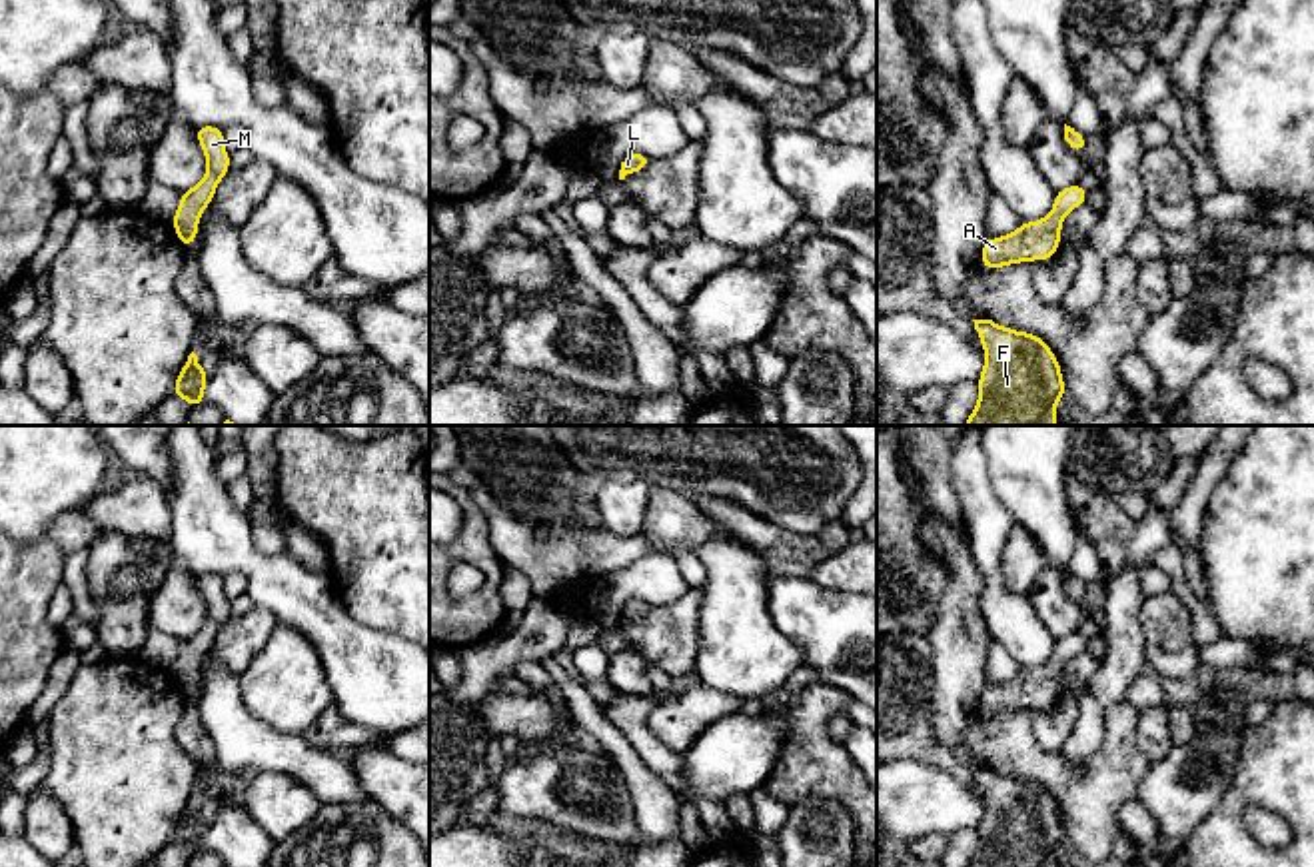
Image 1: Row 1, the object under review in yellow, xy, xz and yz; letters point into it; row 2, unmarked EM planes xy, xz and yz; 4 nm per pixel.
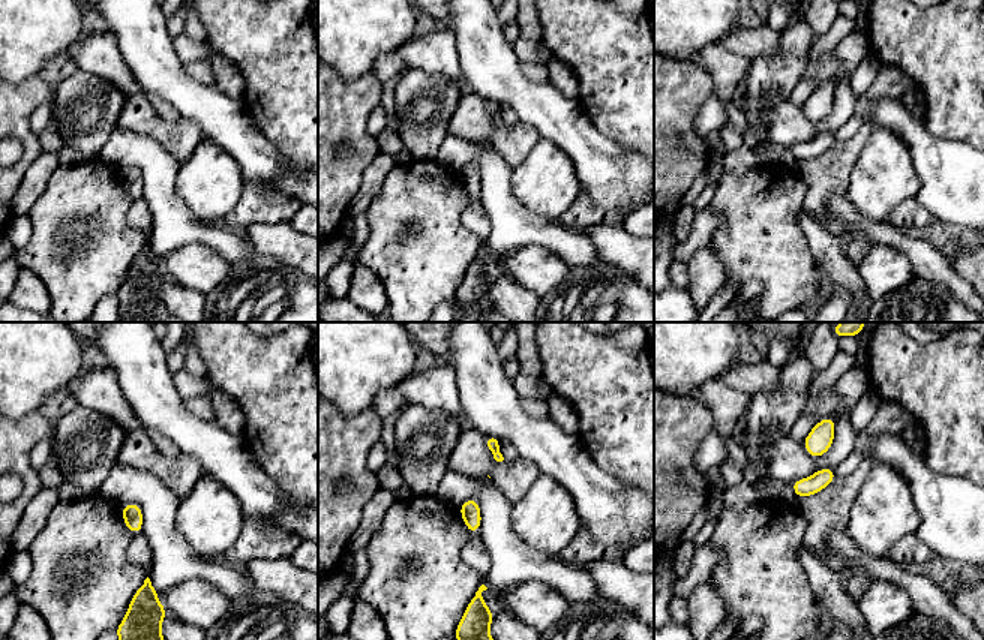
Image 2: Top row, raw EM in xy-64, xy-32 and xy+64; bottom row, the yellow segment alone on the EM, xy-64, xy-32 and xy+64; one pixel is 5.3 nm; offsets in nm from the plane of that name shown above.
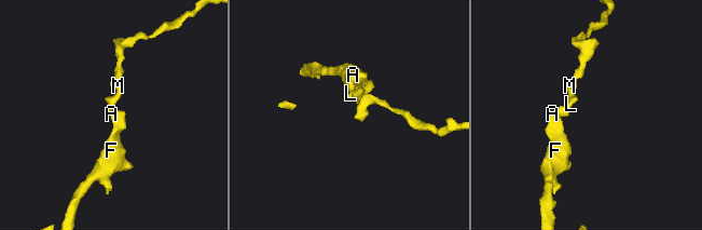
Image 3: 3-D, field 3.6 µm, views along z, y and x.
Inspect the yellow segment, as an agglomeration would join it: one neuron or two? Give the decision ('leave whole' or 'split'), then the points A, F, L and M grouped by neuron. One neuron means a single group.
leave whole | A F L M

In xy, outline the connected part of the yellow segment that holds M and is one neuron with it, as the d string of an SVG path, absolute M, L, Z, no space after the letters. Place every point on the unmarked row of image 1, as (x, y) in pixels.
M196 573L196 585L208 607L206 623L188 639L182 639L172 673L184 695L194 693L202 659L214 647L220 627L230 619L230 601L224 593L224 577L218 573Z

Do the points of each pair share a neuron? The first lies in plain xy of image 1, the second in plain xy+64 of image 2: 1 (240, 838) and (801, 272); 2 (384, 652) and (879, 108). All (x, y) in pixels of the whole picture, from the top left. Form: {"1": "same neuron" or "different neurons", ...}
{"1": "different neurons", "2": "same neuron"}

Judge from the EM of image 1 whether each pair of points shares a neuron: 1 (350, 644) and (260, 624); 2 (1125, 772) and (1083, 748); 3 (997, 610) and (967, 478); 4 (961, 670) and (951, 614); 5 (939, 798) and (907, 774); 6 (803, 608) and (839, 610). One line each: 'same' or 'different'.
1: different
2: different
3: same
4: same
5: same
6: same

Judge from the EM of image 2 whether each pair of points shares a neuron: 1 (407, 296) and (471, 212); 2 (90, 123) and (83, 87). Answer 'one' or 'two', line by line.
1: two
2: one

